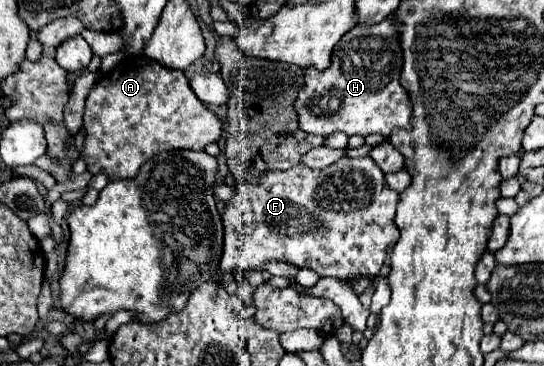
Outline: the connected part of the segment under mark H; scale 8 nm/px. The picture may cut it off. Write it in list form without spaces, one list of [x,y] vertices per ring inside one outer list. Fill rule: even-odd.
[[[390,17],[372,27],[352,27],[336,43],[332,63],[326,71],[306,69],[304,85],[294,101],[300,129],[322,137],[334,131],[362,137],[382,133],[388,137],[396,127],[410,127],[410,97],[398,83],[400,69],[402,49],[398,43],[398,25]]]

